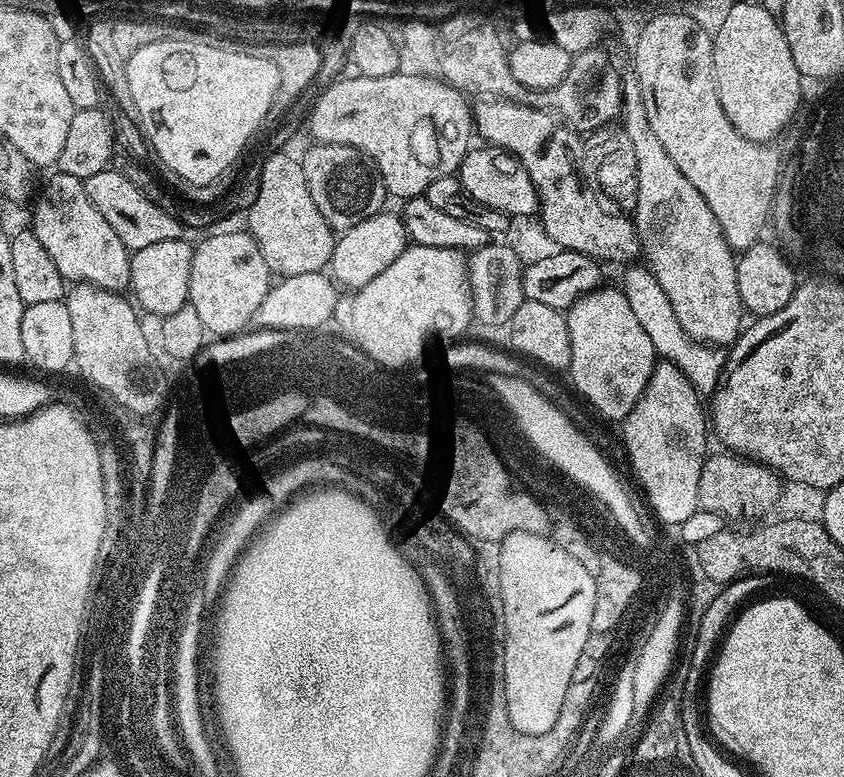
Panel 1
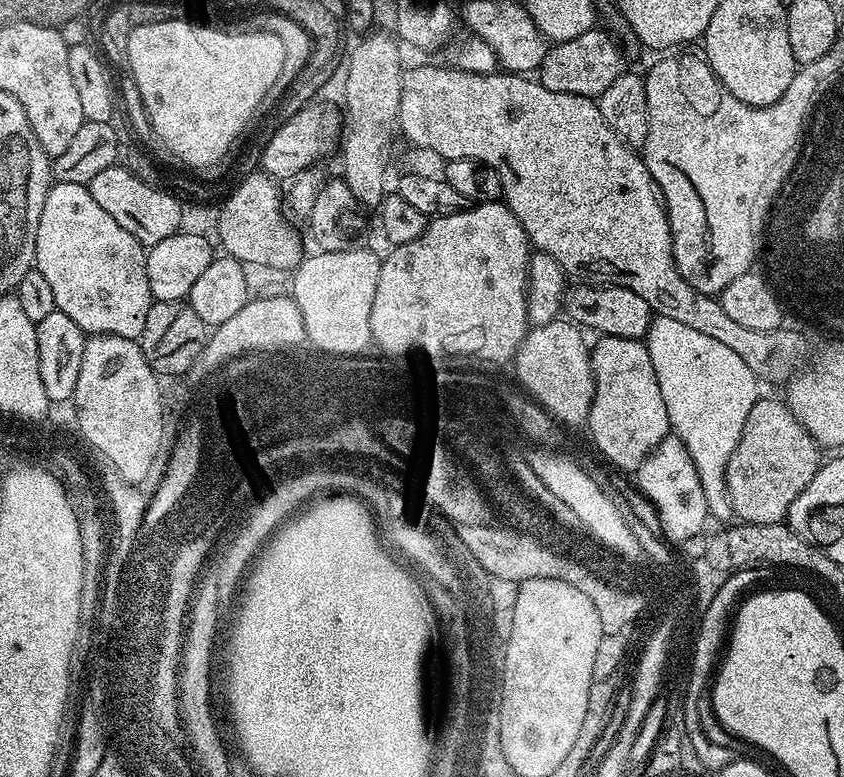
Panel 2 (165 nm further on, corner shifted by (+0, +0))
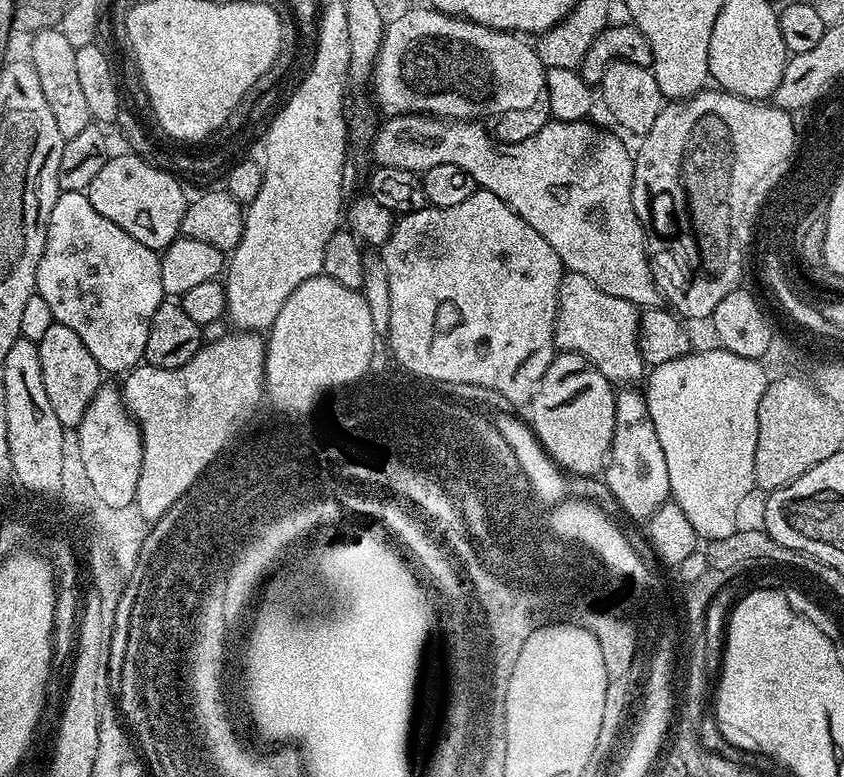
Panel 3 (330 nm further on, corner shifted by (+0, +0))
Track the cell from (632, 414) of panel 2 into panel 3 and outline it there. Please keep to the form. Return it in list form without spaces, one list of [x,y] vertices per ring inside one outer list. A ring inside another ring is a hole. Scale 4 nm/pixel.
[[[636,390],[616,392],[614,438],[602,469],[602,477],[618,500],[623,515],[632,520],[647,522],[669,501],[672,491],[670,474],[666,471],[666,454],[662,454],[662,442],[658,442],[645,393],[632,391]]]

